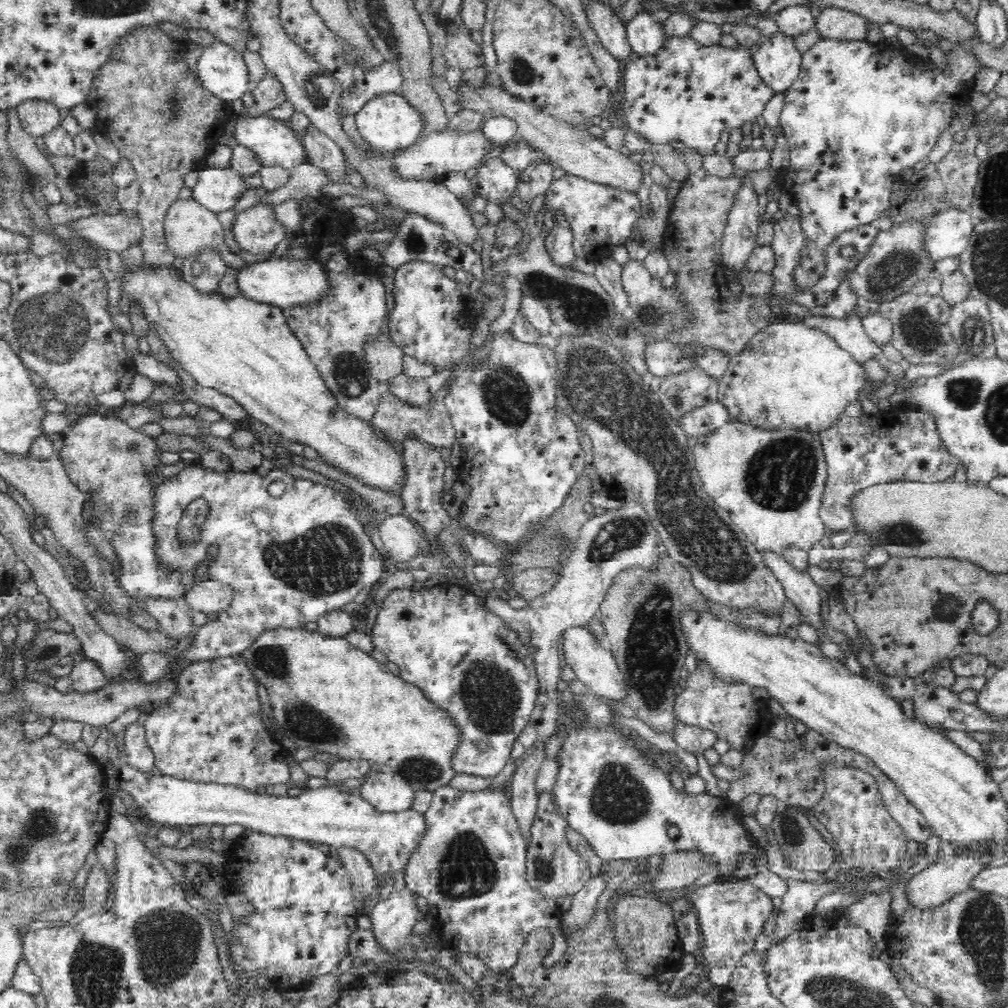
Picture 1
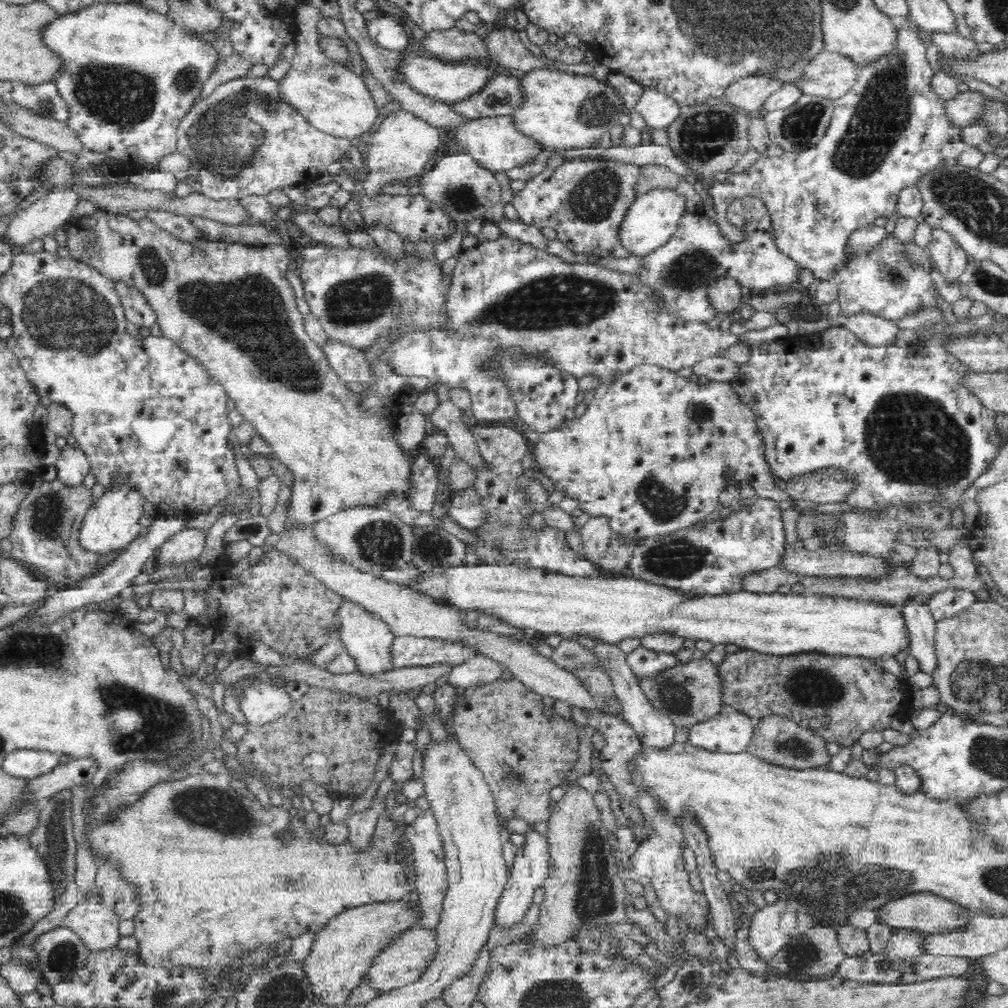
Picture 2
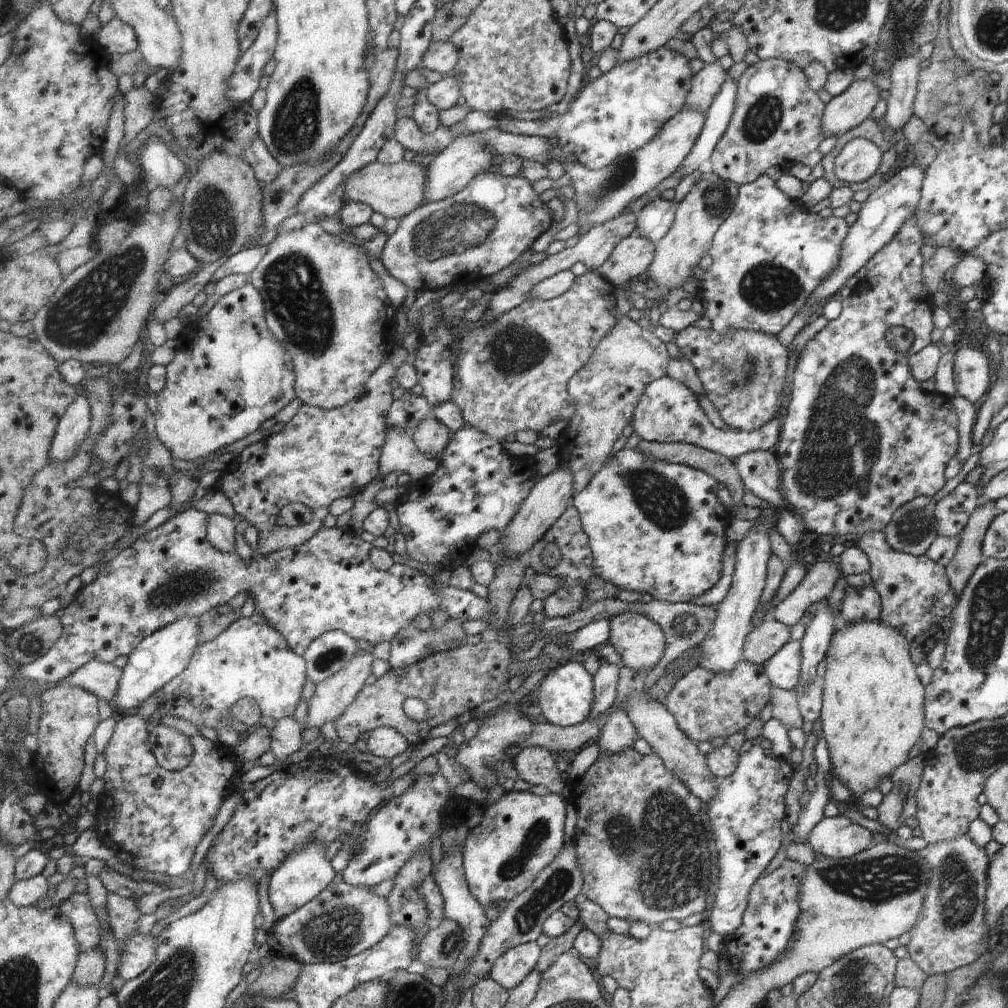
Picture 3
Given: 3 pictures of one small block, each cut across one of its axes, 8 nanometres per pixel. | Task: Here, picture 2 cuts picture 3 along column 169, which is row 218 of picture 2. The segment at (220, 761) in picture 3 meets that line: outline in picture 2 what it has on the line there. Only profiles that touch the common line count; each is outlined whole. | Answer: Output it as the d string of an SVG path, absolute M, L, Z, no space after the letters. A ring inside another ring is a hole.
M906 17L898 20L897 29L899 33L895 49L890 54L879 58L876 62L861 67L856 84L849 90L849 93L834 101L835 106L830 125L826 130L826 135L816 144L816 147L794 154L788 151L780 151L773 153L772 156L760 155L757 161L752 164L746 172L740 172L740 174L729 173L727 180L724 180L724 182L716 181L709 188L709 191L706 191L714 202L715 211L718 212L718 218L715 219L718 220L720 228L722 228L722 216L727 214L726 210L728 210L728 207L732 204L733 199L740 197L759 198L766 205L770 213L771 231L778 250L781 250L786 256L793 258L798 264L801 264L803 268L811 270L817 280L827 280L830 279L829 277L830 274L832 274L832 270L834 270L834 266L836 266L838 262L842 262L848 255L848 242L850 242L850 236L852 236L856 230L871 225L878 216L890 218L894 212L897 212L898 197L902 189L916 185L918 181L921 181L926 174L930 174L932 170L946 168L946 166L979 167L986 155L982 154L975 145L970 145L962 141L963 128L952 123L952 118L946 113L946 101L932 90L932 77L936 72L932 70L932 66L926 59L926 45L918 34L918 26Z

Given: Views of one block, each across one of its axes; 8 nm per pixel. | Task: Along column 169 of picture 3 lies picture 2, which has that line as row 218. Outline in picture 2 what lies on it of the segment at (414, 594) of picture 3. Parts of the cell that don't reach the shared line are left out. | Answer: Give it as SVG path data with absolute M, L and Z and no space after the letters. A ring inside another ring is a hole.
M581 158L564 161L558 168L547 166L530 181L525 182L511 204L519 214L519 221L524 224L544 228L549 226L557 233L557 240L576 254L597 254L604 258L628 258L630 251L620 241L621 224L637 197L637 184L640 167L633 163L606 161L604 159Z

